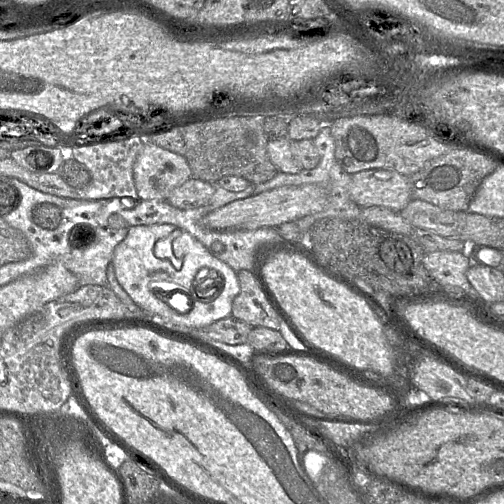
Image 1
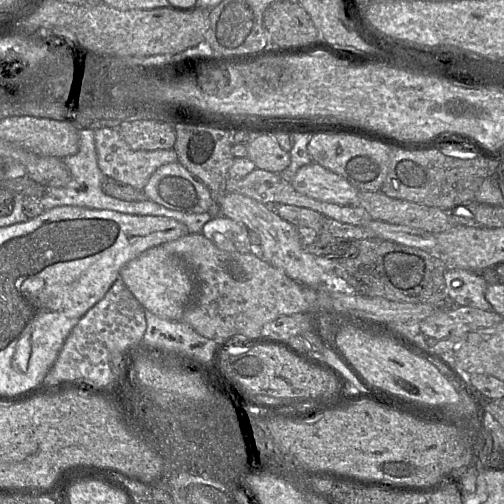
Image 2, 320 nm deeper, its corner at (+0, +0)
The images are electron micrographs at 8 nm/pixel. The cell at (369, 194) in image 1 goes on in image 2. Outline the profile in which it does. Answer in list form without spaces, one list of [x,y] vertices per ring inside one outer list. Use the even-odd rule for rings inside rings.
[[[315,162],[299,168],[291,184],[296,191],[319,201],[357,205],[359,191],[342,176]]]

